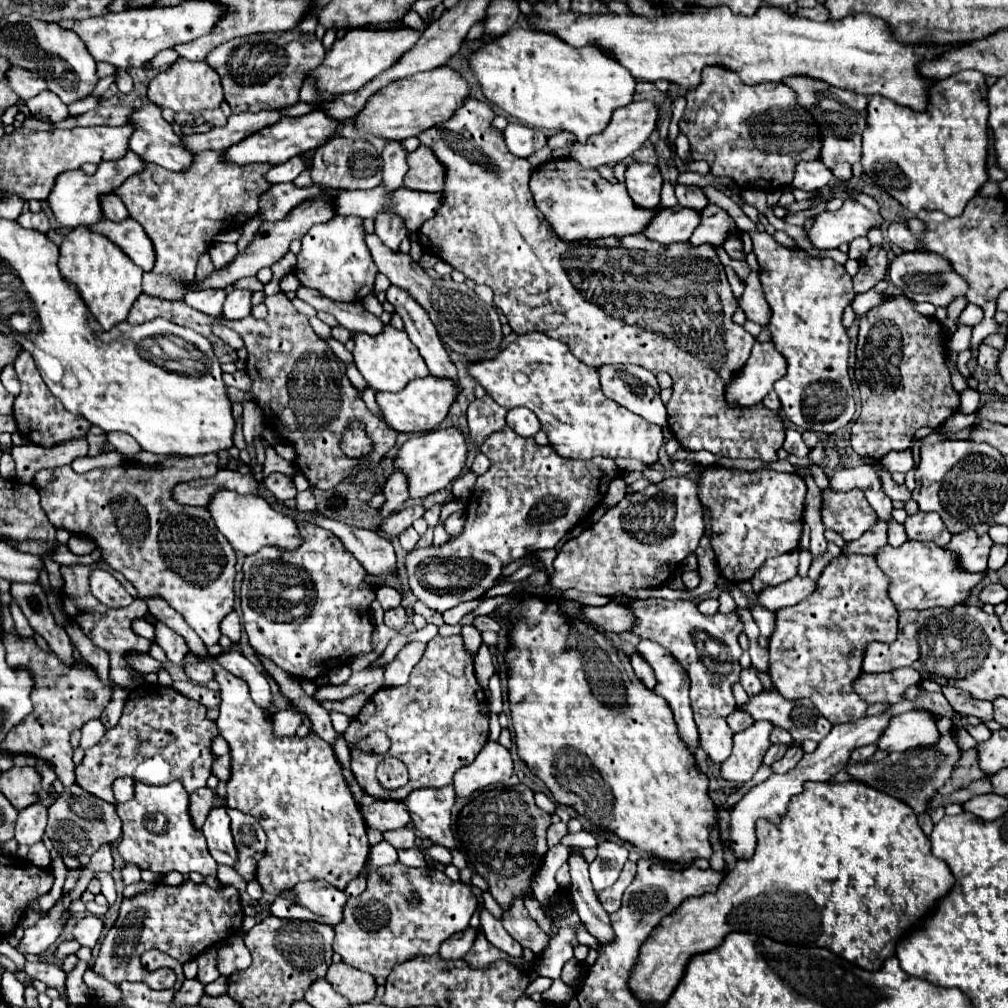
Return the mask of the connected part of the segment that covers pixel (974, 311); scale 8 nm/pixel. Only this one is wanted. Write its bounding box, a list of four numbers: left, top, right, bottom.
[956,303,984,327]

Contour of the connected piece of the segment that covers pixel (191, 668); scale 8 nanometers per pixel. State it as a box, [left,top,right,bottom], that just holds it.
[184,663,214,683]

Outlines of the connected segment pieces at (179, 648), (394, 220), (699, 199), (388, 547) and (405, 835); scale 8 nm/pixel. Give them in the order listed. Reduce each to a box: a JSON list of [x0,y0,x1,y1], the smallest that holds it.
[[154,623,188,665],[376,211,408,253],[676,185,708,211],[294,513,406,603],[384,829,414,849]]

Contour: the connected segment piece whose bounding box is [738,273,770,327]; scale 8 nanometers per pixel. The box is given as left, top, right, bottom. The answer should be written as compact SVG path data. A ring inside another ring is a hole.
M750 273L746 279L746 289L742 297L738 299L738 307L744 311L746 319L766 325L766 319L770 319L770 307L766 307L766 299L762 299L762 287L758 281L758 273Z

